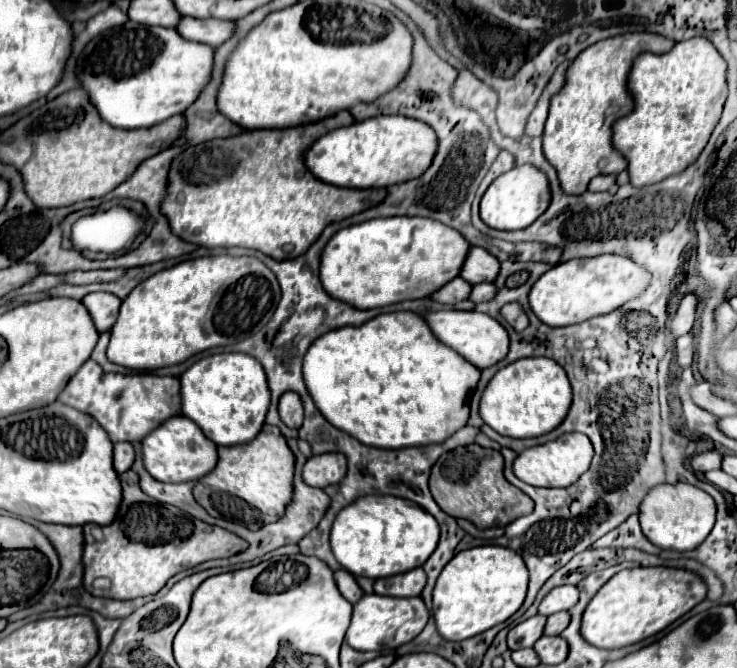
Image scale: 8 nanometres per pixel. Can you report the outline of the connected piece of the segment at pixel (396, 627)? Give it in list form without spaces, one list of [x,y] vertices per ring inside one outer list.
[[[364,595],[352,613],[352,623],[346,631],[346,643],[358,651],[380,651],[384,645],[388,649],[396,649],[408,641],[412,641],[428,621],[428,609],[420,597],[412,599],[396,599],[382,595]]]

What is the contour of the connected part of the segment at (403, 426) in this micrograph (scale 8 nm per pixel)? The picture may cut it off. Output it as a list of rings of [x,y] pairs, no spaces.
[[[412,311],[380,313],[368,323],[324,333],[306,351],[302,373],[314,405],[328,423],[364,445],[382,449],[430,445],[448,439],[466,425],[470,415],[468,399],[480,379],[480,369],[440,343],[428,329],[426,321]]]

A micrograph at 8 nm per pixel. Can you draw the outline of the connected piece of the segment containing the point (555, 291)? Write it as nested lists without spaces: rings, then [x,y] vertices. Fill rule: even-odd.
[[[598,255],[592,259],[572,259],[566,263],[558,263],[548,269],[530,289],[530,307],[538,315],[538,319],[552,327],[574,325],[586,319],[592,319],[602,313],[610,313],[618,309],[622,303],[630,301],[644,289],[646,275],[644,271],[626,257],[620,255]]]

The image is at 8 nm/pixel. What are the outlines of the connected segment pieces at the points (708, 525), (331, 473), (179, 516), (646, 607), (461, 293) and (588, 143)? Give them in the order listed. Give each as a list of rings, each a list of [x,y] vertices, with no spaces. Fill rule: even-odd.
[[[662,483],[660,487],[654,487],[640,505],[640,525],[648,541],[660,549],[674,549],[680,553],[696,549],[708,537],[714,527],[714,515],[714,499],[706,491],[696,489],[688,483]]]
[[[324,453],[310,457],[302,471],[304,483],[320,489],[336,485],[338,481],[344,479],[344,475],[346,475],[346,457],[342,453]]]
[[[124,483],[128,491],[124,491],[124,499],[120,503],[118,515],[116,519],[102,527],[104,531],[104,539],[102,541],[94,541],[92,535],[84,535],[84,555],[82,555],[82,563],[84,563],[84,589],[96,597],[108,597],[108,599],[136,599],[136,597],[144,597],[144,591],[152,591],[152,595],[156,595],[166,581],[190,567],[196,567],[198,563],[210,561],[210,559],[218,559],[218,557],[232,557],[234,553],[240,553],[248,547],[248,543],[226,531],[220,529],[220,553],[218,553],[218,529],[212,525],[206,525],[190,515],[184,515],[180,509],[172,507],[172,505],[164,505],[160,507],[160,503],[152,497],[148,497],[146,493],[142,493],[136,487],[128,487],[128,483]],[[98,577],[106,577],[110,579],[110,589],[94,589],[92,581]]]
[[[636,567],[616,573],[588,603],[582,615],[582,635],[600,649],[618,649],[652,637],[704,601],[704,581],[684,569]]]
[[[456,277],[456,279],[452,279],[450,283],[446,283],[444,287],[440,287],[438,291],[434,291],[430,297],[432,297],[434,301],[438,301],[438,303],[454,305],[454,303],[458,303],[458,301],[468,299],[470,289],[472,289],[470,283],[466,283],[462,277]]]
[[[624,33],[624,35],[616,35],[616,37],[610,37],[610,39],[590,45],[572,61],[572,65],[566,71],[564,87],[550,101],[550,115],[548,115],[546,129],[544,129],[544,157],[558,171],[560,187],[564,193],[582,195],[594,177],[618,175],[626,169],[626,159],[620,153],[616,153],[616,149],[612,147],[612,123],[632,111],[632,99],[626,89],[628,71],[632,67],[632,61],[636,59],[636,55],[640,55],[644,51],[666,53],[672,47],[674,47],[674,41],[670,41],[662,35]]]

